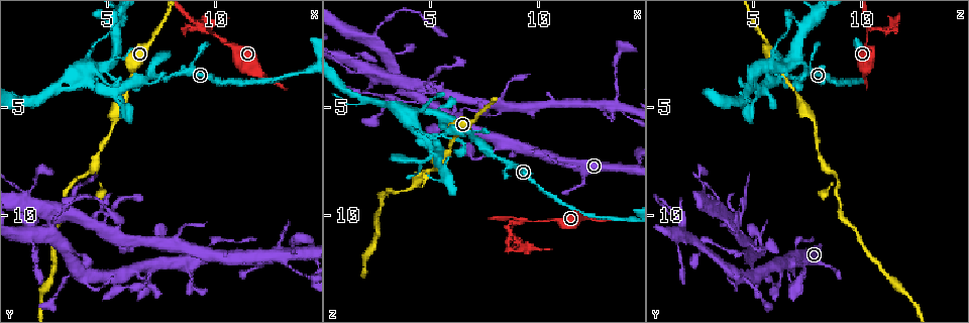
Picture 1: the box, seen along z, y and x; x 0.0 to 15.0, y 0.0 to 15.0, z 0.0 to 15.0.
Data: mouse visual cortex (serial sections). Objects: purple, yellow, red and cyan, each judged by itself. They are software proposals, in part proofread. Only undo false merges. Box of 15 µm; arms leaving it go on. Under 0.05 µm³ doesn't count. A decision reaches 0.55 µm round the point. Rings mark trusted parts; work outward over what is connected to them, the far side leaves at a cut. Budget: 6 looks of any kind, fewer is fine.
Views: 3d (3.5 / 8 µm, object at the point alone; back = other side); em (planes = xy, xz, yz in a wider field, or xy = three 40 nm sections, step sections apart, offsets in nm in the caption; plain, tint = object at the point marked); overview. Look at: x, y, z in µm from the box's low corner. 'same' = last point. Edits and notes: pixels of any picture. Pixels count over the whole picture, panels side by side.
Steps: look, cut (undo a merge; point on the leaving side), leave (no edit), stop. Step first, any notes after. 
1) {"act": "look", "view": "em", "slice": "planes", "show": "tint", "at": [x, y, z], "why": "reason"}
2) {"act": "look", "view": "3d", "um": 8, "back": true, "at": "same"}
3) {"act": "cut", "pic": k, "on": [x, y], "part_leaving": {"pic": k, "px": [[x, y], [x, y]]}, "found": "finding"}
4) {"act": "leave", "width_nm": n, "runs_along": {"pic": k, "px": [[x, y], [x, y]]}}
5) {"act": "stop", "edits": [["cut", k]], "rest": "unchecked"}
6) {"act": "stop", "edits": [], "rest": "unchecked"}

{"act": "look", "view": "em", "slice": "xy", "step": 2, "show": "tint", "at": [9.5, 1.3, 10.4], "why": "abrupt turn"}

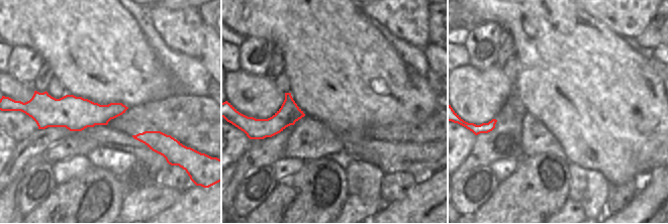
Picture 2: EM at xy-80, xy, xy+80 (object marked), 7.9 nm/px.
{"act": "look", "view": "3d", "um": 3.5, "at": "same", "why": "see where the arms go"}

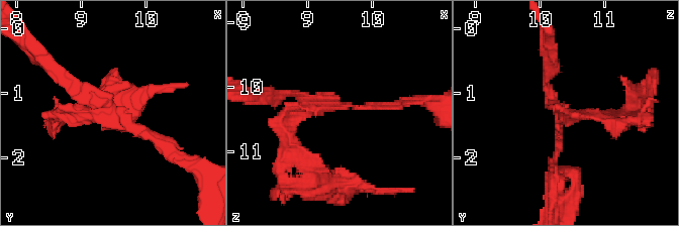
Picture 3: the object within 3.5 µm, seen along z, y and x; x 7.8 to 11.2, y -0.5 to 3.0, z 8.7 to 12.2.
{"act": "cut", "pic": 3, "on": [289, 132], "part_leaving": {"pic": 3, "px": [[344, 106], [279, 121], [291, 150]]}, "found": "a second cell is stuck on"}

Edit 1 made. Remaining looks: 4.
{"act": "look", "view": "3d", "um": 3.5, "at": [4.7, 8.7, 8.5], "why": "calibre changes"}

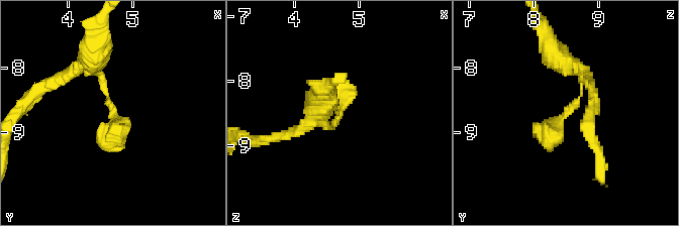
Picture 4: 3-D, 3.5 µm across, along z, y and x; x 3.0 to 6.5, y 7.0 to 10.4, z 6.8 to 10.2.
{"act": "look", "view": "em", "slice": "xy", "step": 2, "show": "tint", "at": [4.70, 8.75, 8.55]}

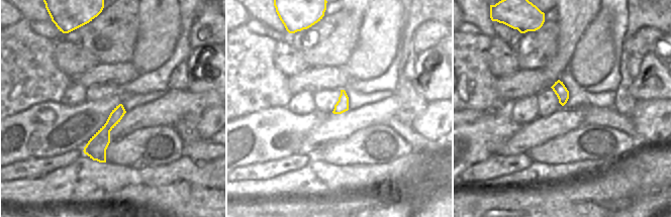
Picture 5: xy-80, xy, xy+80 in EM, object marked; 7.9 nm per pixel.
{"act": "leave", "runs_along": {"pic": 4, "px": [[90, 64], [114, 113], [102, 147]]}, "found": "all the same cell"}

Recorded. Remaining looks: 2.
{"act": "look", "view": "3d", "um": 3.5, "at": [4.1, 2.8, 5.8], "why": "small branch off a trunk"}

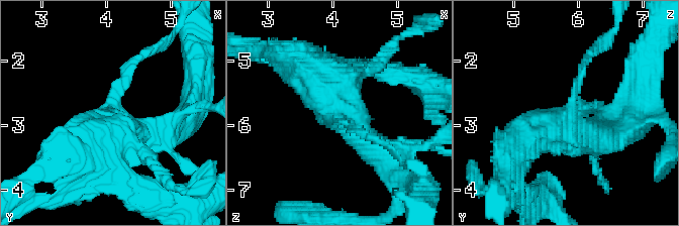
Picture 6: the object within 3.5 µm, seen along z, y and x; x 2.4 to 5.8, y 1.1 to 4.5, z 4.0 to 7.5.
{"act": "leave", "runs_along": {"pic": 6, "px": [[333, 70], [326, 101], [392, 162]]}, "found": "continuous, no second cell"}

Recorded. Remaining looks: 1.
{"act": "stop", "edits": [["cut", 3]], "rest": "unchecked"}

